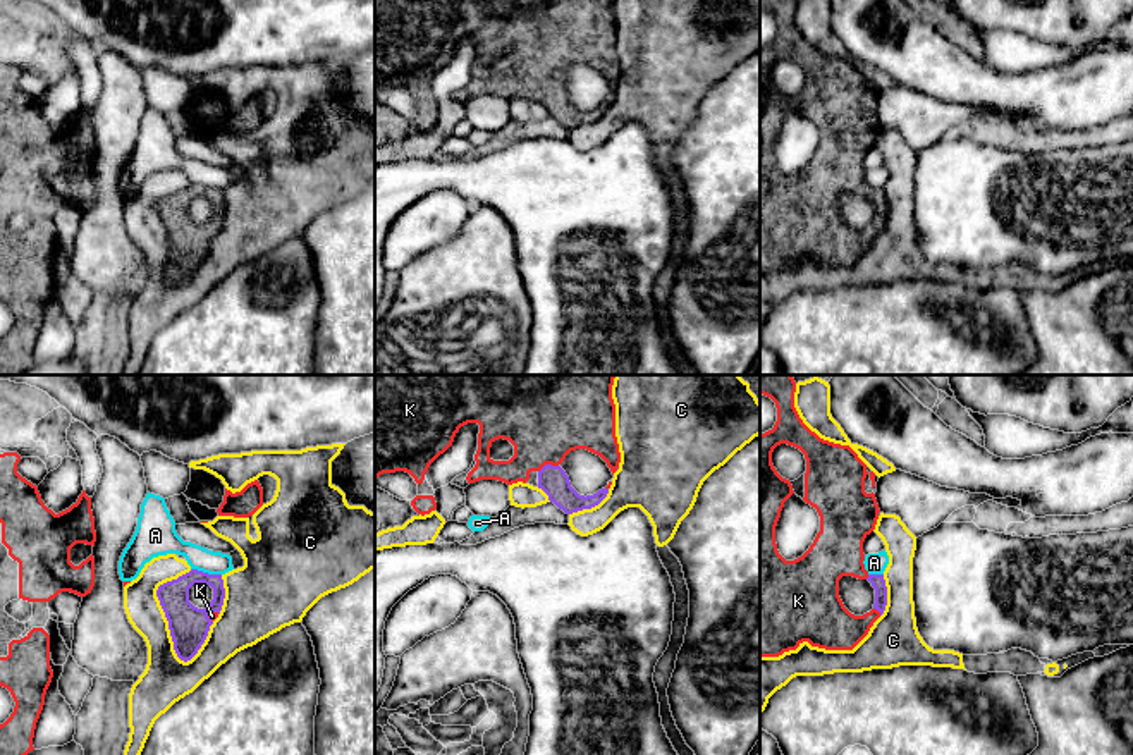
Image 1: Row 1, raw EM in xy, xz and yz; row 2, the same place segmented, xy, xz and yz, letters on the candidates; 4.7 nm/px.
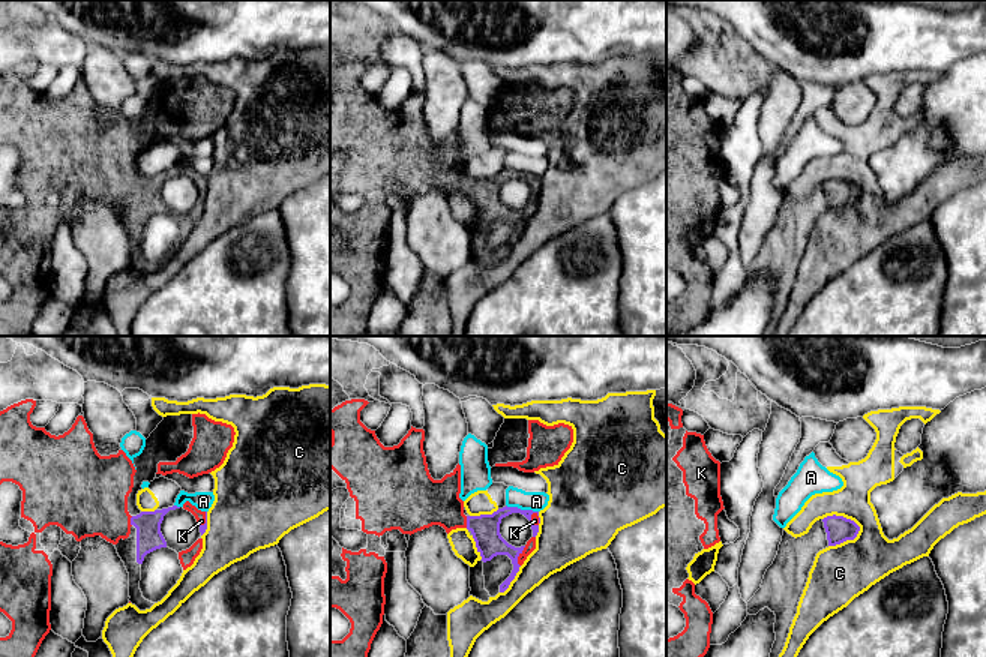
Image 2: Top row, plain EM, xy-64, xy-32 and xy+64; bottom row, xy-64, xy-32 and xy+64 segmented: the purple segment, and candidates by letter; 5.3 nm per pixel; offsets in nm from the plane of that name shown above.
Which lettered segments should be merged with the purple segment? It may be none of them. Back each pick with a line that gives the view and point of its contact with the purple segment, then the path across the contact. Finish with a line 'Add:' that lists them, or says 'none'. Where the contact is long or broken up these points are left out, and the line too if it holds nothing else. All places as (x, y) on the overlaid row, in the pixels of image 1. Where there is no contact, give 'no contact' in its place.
K: xz (547, 465)
Add: K

